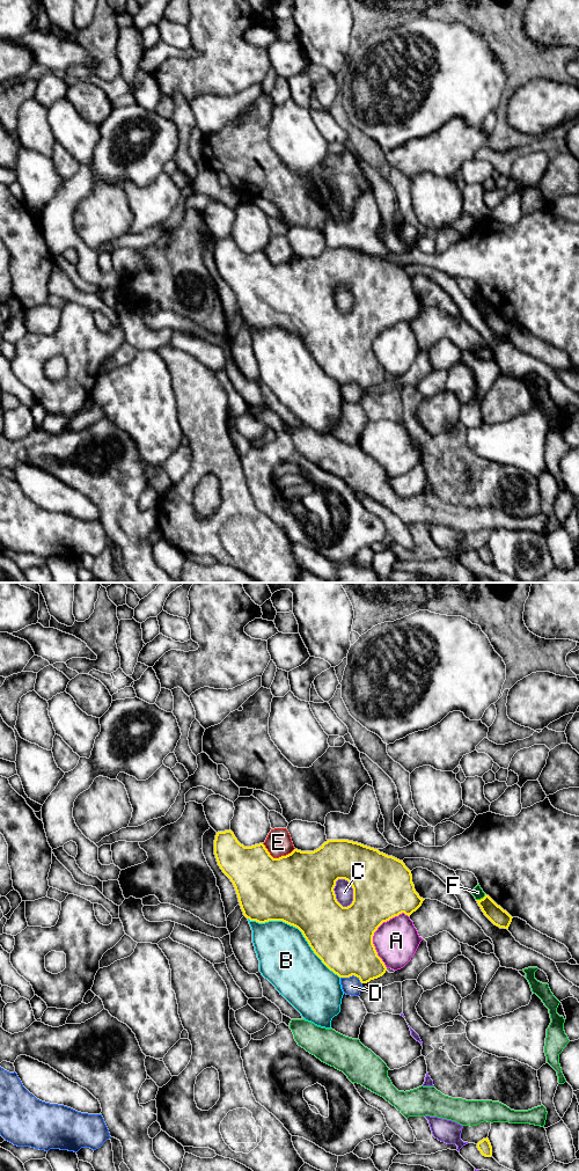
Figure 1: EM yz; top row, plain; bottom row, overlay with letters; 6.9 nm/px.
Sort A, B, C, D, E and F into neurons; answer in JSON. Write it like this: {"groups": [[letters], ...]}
{"groups": [["A"], ["B"], ["C"], ["D"], ["E"], ["F"]]}

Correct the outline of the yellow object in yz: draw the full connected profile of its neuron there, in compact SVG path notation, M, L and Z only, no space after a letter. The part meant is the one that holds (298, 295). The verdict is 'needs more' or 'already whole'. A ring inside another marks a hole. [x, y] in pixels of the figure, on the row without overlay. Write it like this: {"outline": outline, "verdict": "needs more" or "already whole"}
{"outline": "M229 236L217 240L214 262L218 272L233 290L247 325L258 330L283 328L298 335L314 360L330 378L339 385L354 382L361 390L378 386L387 378L373 351L378 335L402 320L410 323L425 307L416 299L411 278L403 268L349 247L328 247L314 258L294 256L286 263L273 265L263 250L244 254ZM338 286L347 287L353 295L353 308L347 314L343 314L336 306L334 295Z", "verdict": "already whole"}

